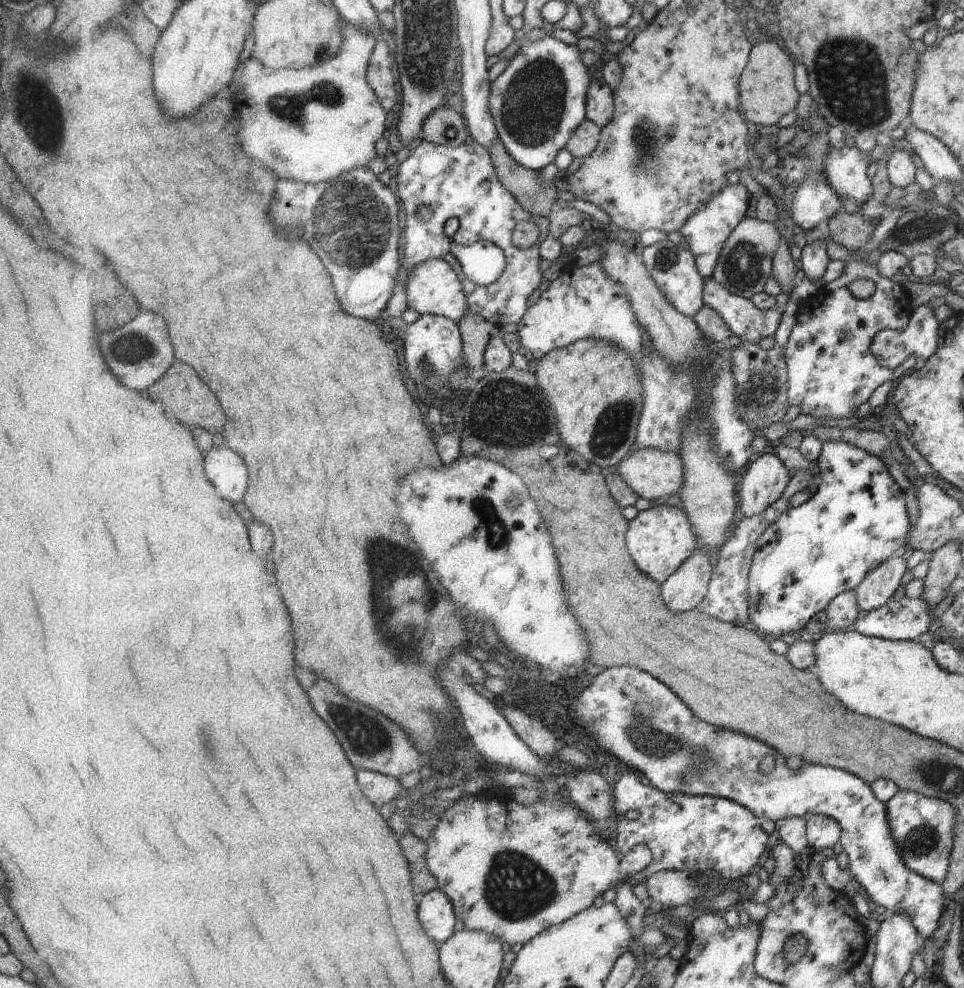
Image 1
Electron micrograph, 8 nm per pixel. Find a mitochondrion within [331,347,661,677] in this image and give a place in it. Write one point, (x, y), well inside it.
(506, 412)

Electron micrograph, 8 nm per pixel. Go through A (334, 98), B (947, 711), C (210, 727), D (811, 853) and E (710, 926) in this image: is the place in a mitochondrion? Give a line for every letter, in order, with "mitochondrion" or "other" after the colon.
A: mitochondrion
B: other
C: mitochondrion
D: other
E: other

